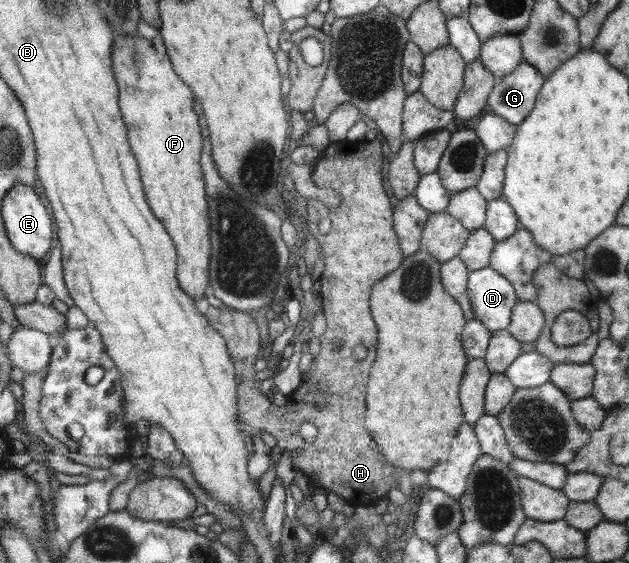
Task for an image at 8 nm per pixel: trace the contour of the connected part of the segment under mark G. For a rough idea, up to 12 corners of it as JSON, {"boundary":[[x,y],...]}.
{"boundary":[[523,61],[491,91],[490,112],[517,126],[546,77]]}

